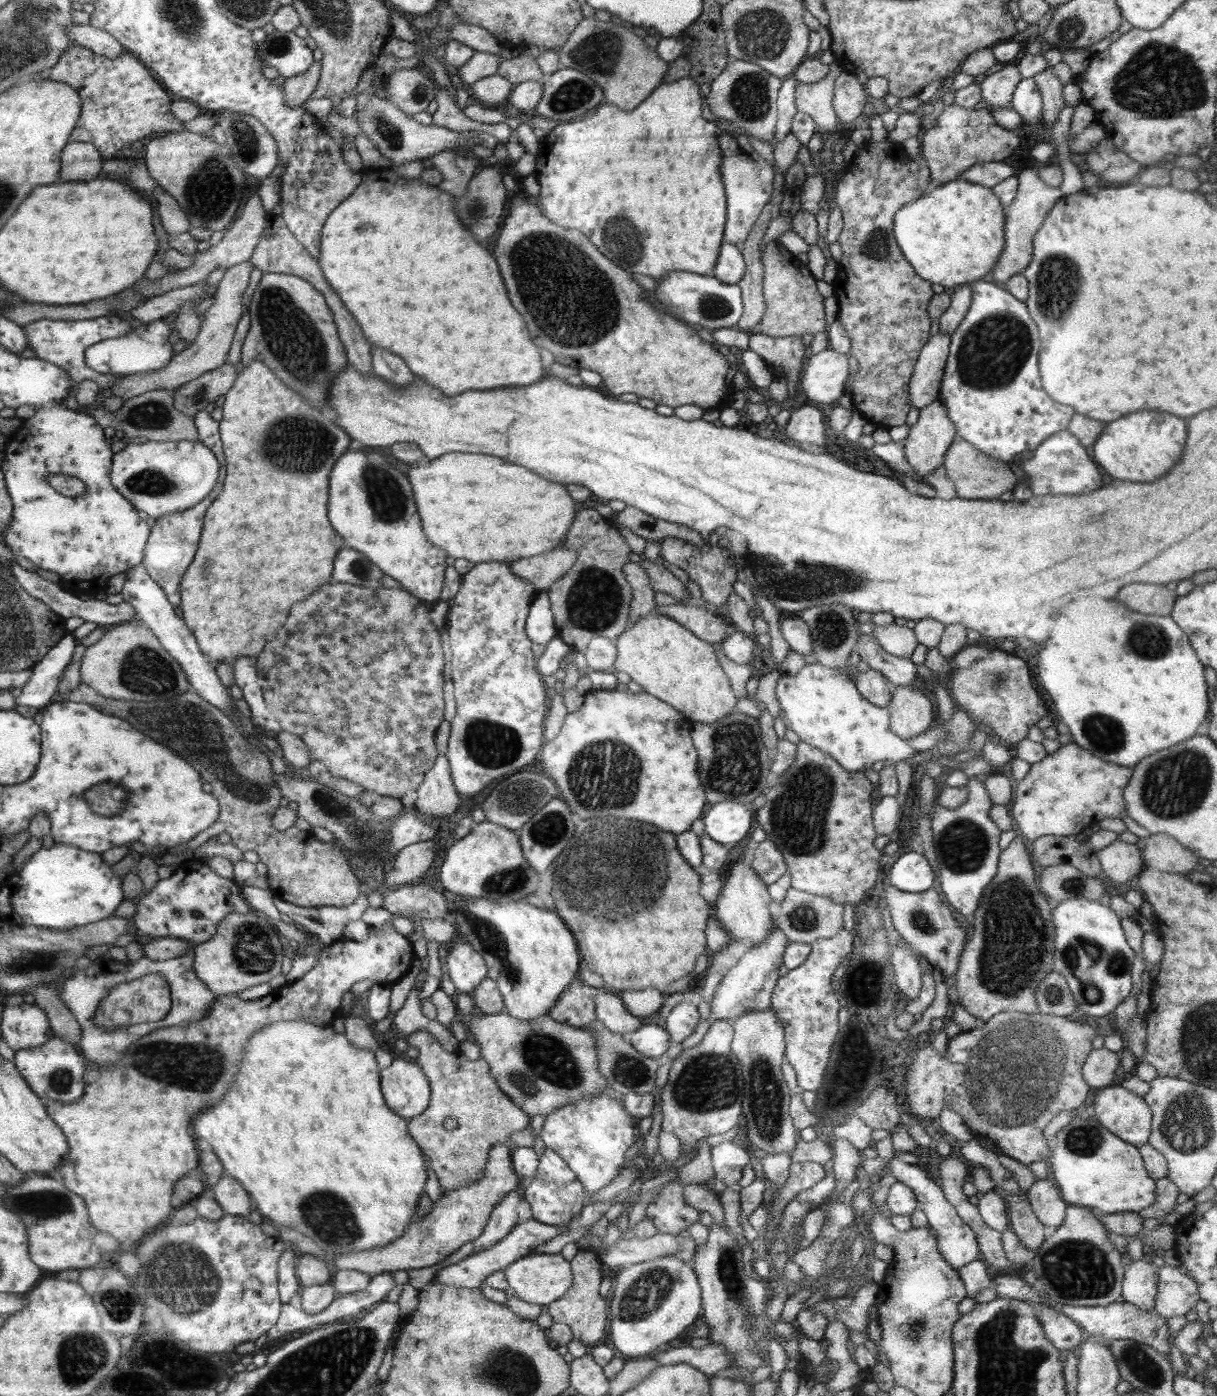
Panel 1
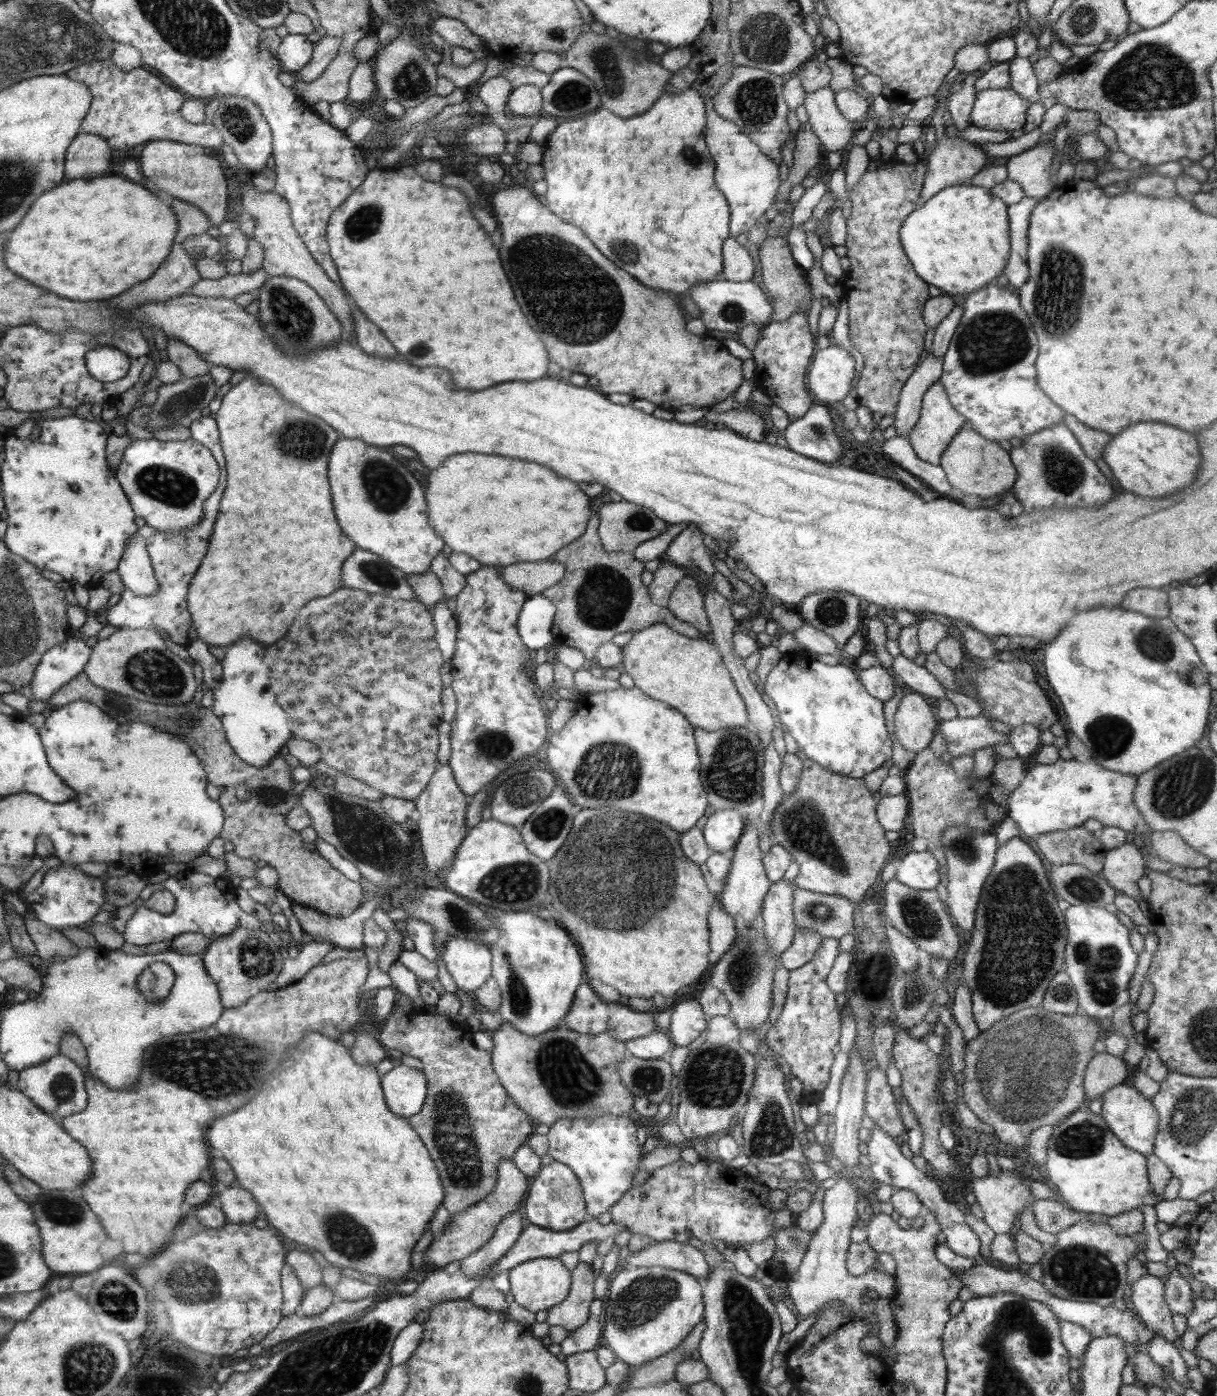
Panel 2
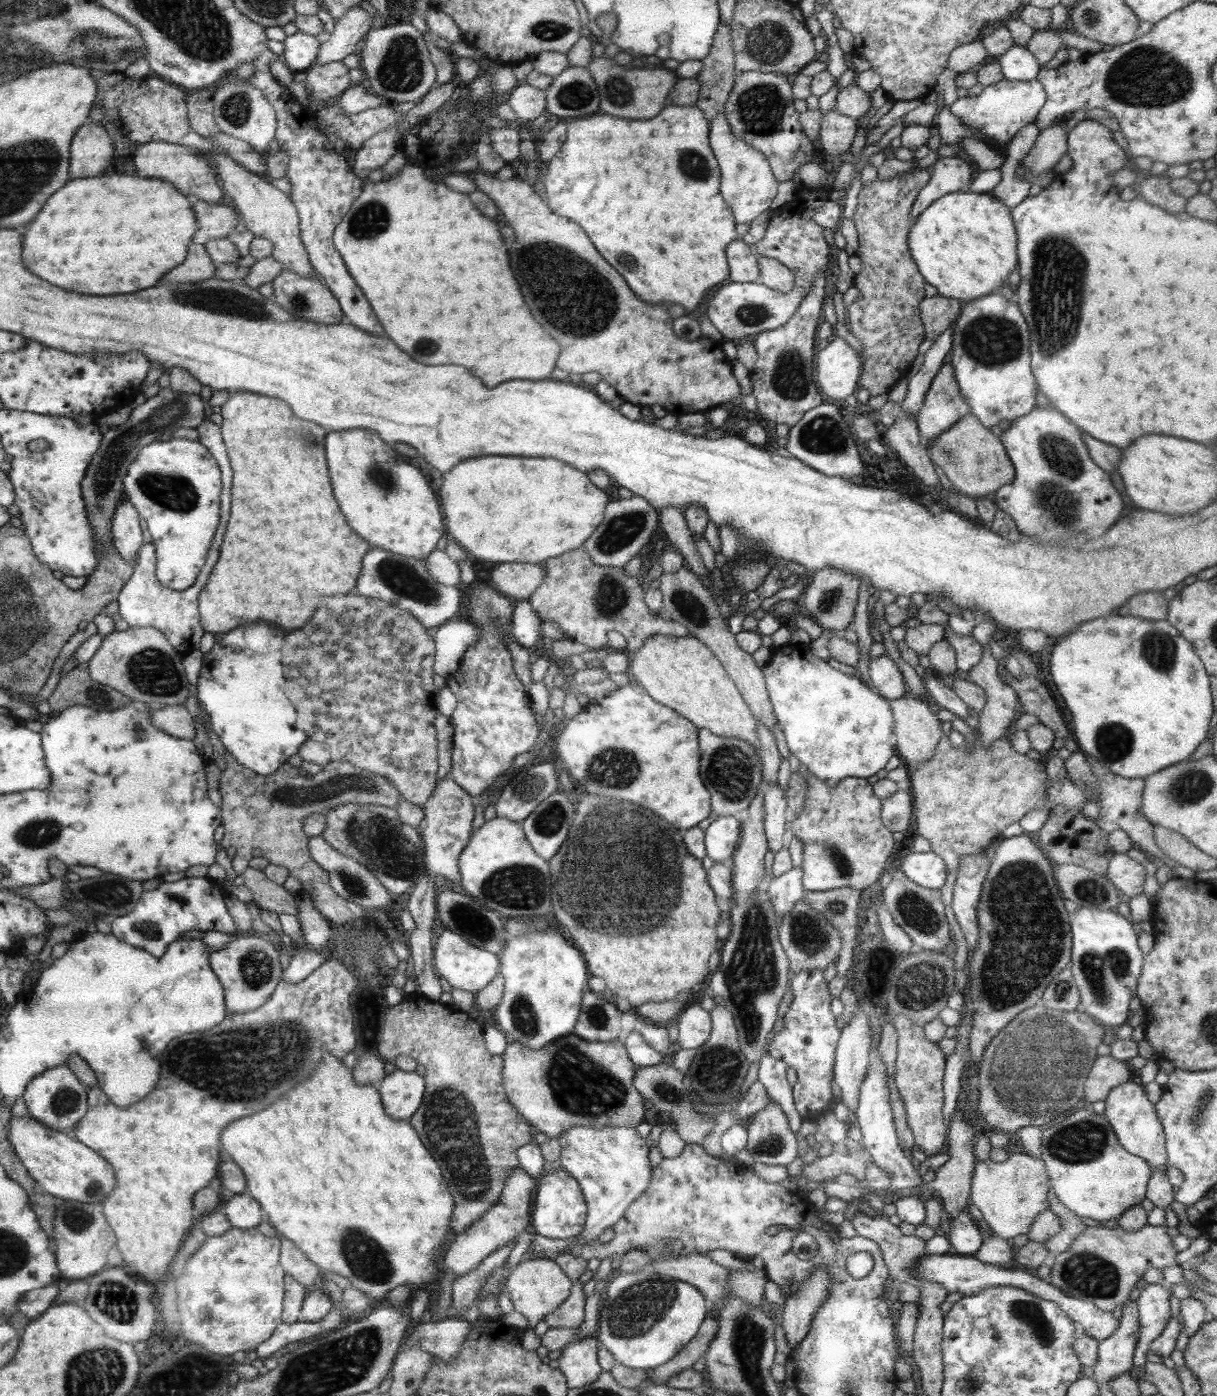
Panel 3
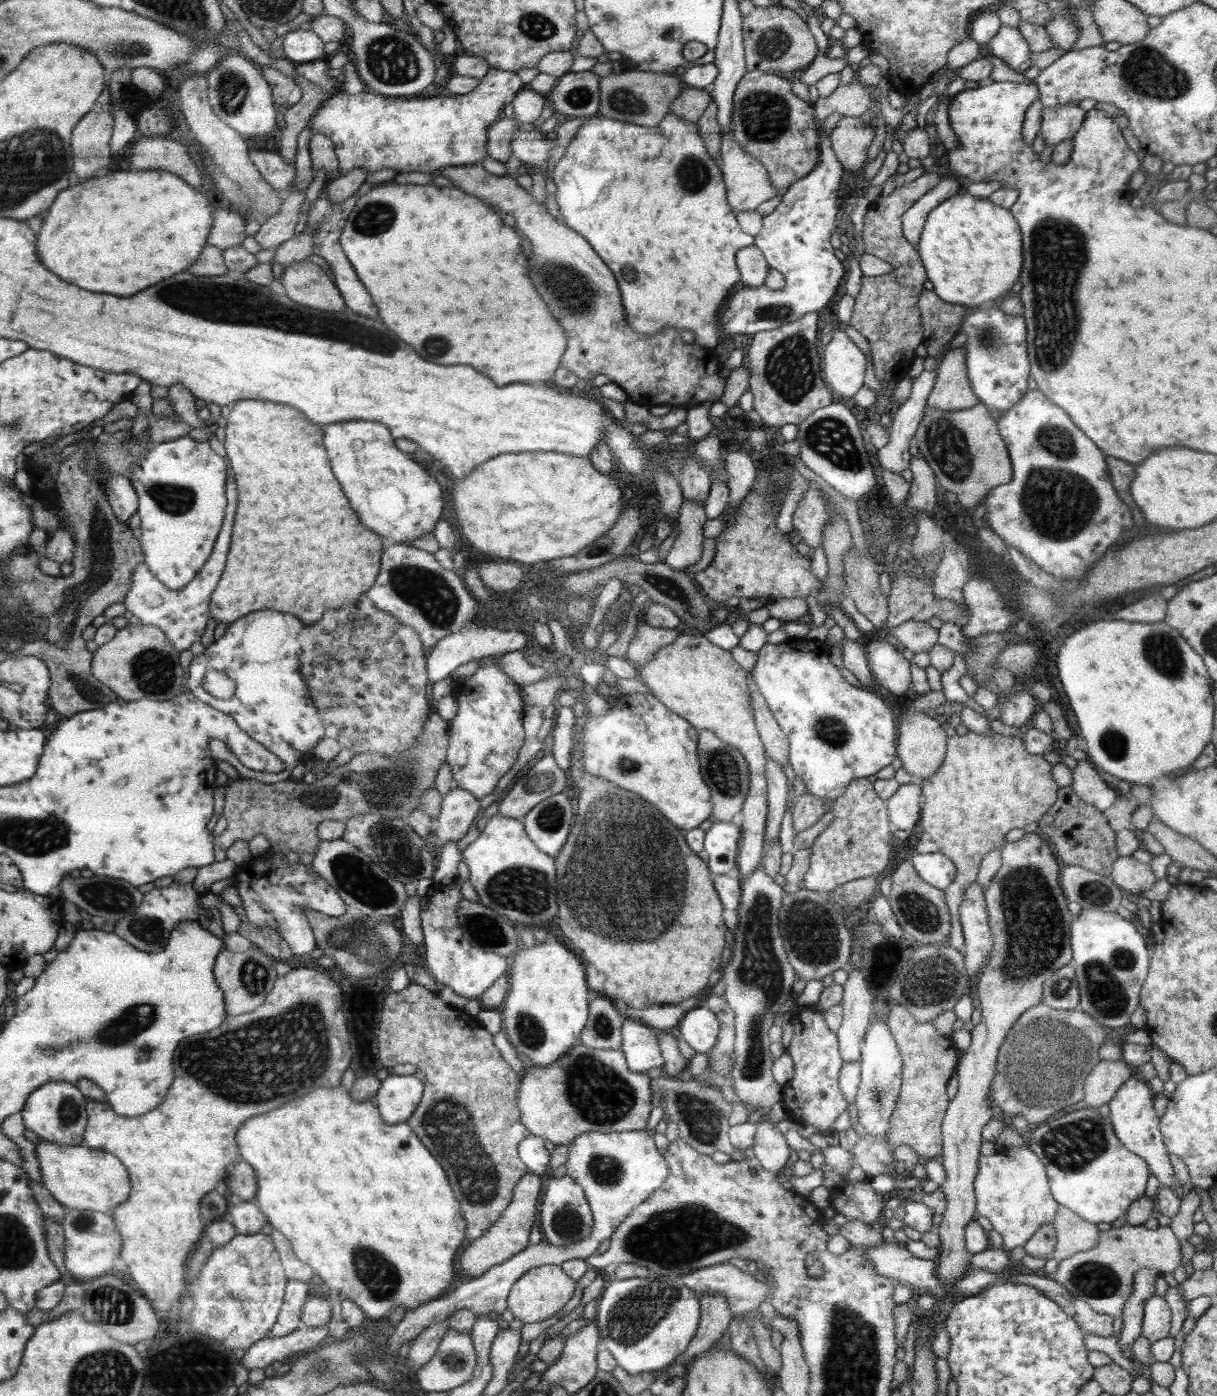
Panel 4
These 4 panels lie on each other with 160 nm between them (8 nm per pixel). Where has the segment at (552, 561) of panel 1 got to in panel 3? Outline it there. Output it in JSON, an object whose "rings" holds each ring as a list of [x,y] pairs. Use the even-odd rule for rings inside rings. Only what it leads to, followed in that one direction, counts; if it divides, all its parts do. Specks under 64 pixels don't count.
{"rings":[[[497,563],[492,570],[492,586],[506,597],[528,599],[548,578],[542,564]]]}

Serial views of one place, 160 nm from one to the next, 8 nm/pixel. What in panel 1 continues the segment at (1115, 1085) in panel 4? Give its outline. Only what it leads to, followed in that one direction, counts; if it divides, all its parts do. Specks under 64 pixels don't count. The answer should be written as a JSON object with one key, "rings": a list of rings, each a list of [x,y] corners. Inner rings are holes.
{"rings":[[[1107,1048],[1092,1049],[1082,1068],[1082,1077],[1088,1086],[1102,1089],[1112,1084],[1120,1066],[1119,1056]]]}

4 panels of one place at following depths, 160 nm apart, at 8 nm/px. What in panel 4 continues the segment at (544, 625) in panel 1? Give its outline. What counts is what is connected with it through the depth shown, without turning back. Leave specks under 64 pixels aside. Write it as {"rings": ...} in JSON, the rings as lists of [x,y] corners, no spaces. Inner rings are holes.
{"rings":[[[474,623],[465,624],[463,628],[445,636],[428,652],[427,675],[432,682],[440,682],[446,677],[452,677],[453,672],[462,664],[482,657],[506,654],[512,651],[521,651],[526,644],[526,635],[516,629],[491,633],[486,627]]]}

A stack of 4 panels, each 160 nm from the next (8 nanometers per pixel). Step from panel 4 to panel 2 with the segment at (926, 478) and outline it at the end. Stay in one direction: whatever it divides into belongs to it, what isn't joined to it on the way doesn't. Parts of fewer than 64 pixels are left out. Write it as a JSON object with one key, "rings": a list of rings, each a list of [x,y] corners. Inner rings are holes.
{"rings":[[[931,352],[916,366],[901,390],[894,415],[893,426],[898,435],[909,437],[910,431],[918,422],[924,393],[943,373],[943,356],[938,358]]]}

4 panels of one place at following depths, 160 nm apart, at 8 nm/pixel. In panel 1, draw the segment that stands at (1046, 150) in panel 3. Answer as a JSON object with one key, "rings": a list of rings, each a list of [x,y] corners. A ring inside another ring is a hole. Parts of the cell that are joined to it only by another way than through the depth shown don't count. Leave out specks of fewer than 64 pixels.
{"rings":[[[1034,167],[1023,168],[1018,172],[1016,178],[1018,186],[1015,199],[1005,209],[1004,248],[994,265],[994,270],[991,270],[992,278],[1001,285],[1002,282],[1005,283],[1011,276],[1022,272],[1028,266],[1032,258],[1034,234],[1040,230],[1039,228],[1054,203],[1063,196],[1059,188],[1052,188],[1042,182]]]}

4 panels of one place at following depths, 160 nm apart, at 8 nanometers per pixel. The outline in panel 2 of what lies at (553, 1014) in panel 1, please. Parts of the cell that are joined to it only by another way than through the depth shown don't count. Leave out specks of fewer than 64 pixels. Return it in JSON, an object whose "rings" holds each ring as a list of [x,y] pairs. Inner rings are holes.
{"rings":[[[586,980],[574,994],[574,1002],[563,1023],[580,1034],[607,1032],[607,1022],[612,1005],[605,1003],[596,994],[592,982]]]}

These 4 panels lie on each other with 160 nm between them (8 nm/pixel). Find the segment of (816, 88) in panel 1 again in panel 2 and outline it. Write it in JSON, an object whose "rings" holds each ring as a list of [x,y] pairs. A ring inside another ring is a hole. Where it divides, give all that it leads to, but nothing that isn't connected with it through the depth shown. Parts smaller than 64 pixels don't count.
{"rings":[[[829,86],[806,94],[805,109],[813,133],[819,138],[826,152],[840,152],[846,148],[858,124],[850,122],[840,112],[835,93]]]}

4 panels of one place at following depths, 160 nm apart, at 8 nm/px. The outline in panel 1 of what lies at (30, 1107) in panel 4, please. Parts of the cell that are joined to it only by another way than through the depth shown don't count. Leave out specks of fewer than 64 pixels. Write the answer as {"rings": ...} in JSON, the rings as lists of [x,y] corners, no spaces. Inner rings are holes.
{"rings":[[[55,1034],[46,1039],[44,1044],[35,1046],[34,1049],[16,1051],[13,1062],[32,1092],[42,1100],[76,1102],[84,1094],[83,1074],[88,1061],[84,1059],[78,1046],[66,1042]]]}

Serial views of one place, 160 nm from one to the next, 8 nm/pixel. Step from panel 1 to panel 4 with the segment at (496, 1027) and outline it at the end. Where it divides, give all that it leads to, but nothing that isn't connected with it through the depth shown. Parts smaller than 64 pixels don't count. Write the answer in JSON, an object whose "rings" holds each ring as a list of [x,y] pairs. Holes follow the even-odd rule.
{"rings":[[[582,1043],[577,1044],[570,1053],[564,1054],[564,1057],[560,1058],[558,1061],[552,1063],[550,1067],[538,1067],[532,1063],[531,1068],[524,1066],[524,1076],[520,1078],[521,1083],[517,1092],[517,1105],[521,1110],[521,1121],[524,1126],[529,1130],[530,1134],[538,1136],[538,1138],[544,1140],[550,1140],[555,1145],[562,1144],[567,1146],[578,1134],[584,1134],[585,1132],[624,1132],[626,1130],[642,1130],[645,1129],[648,1122],[648,1117],[650,1116],[650,1111],[656,1103],[656,1098],[654,1092],[651,1090],[651,1078],[647,1073],[638,1073],[636,1071],[630,1071],[628,1069],[628,1064],[626,1063],[626,1058],[622,1053],[622,1050],[601,1050],[596,1048],[588,1048]]]}

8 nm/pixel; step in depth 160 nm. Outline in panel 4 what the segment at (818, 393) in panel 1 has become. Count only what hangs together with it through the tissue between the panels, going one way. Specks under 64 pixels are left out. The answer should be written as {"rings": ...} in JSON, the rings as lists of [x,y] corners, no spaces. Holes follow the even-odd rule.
{"rings":[[[839,325],[833,330],[832,340],[822,346],[825,382],[836,395],[852,398],[864,386],[866,355]]]}

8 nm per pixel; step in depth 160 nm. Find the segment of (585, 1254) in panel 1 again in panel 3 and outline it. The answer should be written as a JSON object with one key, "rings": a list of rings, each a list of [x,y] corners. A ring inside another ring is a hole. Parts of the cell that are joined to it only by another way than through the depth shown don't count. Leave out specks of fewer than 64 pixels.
{"rings":[[[573,1282],[568,1298],[543,1320],[549,1328],[578,1328],[586,1320],[586,1298],[582,1283]]]}

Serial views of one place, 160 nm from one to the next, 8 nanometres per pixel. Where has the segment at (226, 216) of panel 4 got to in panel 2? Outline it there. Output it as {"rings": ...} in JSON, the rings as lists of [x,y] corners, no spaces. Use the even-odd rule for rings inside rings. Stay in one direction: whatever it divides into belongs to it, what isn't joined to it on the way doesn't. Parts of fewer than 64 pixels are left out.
{"rings":[[[172,198],[173,214],[178,219],[176,229],[176,244],[183,244],[186,238],[208,232],[210,219],[192,203]]]}

